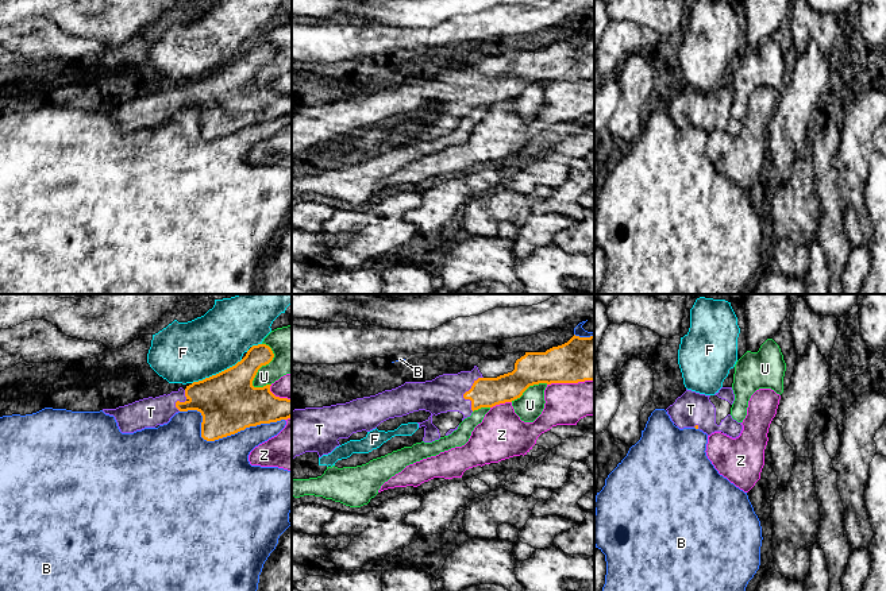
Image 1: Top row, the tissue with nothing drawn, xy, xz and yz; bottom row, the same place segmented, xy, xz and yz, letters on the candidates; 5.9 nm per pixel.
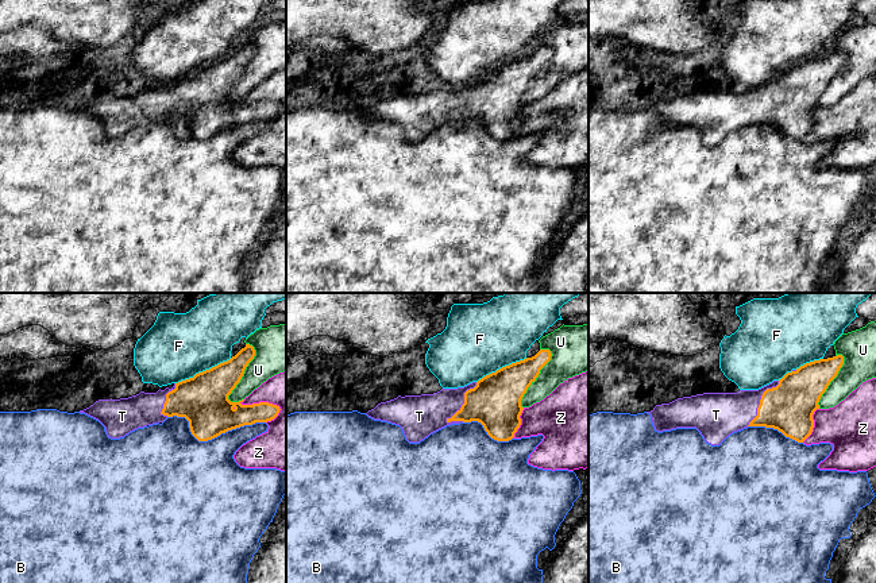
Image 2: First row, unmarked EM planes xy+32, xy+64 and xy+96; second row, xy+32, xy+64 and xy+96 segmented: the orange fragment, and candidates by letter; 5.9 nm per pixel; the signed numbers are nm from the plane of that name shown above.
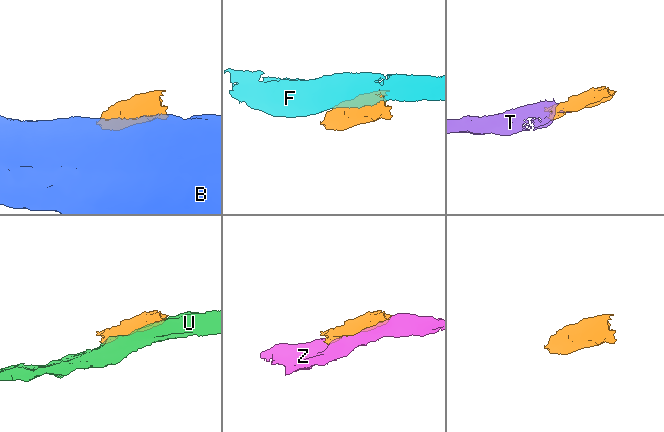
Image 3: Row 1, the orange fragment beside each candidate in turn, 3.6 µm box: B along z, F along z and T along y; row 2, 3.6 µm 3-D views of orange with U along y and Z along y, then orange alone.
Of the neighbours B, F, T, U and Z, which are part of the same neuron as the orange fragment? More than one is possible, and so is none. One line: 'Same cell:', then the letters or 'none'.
Same cell: T

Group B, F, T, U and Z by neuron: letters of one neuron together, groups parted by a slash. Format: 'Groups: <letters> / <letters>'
Groups: B / F / T / U / Z

